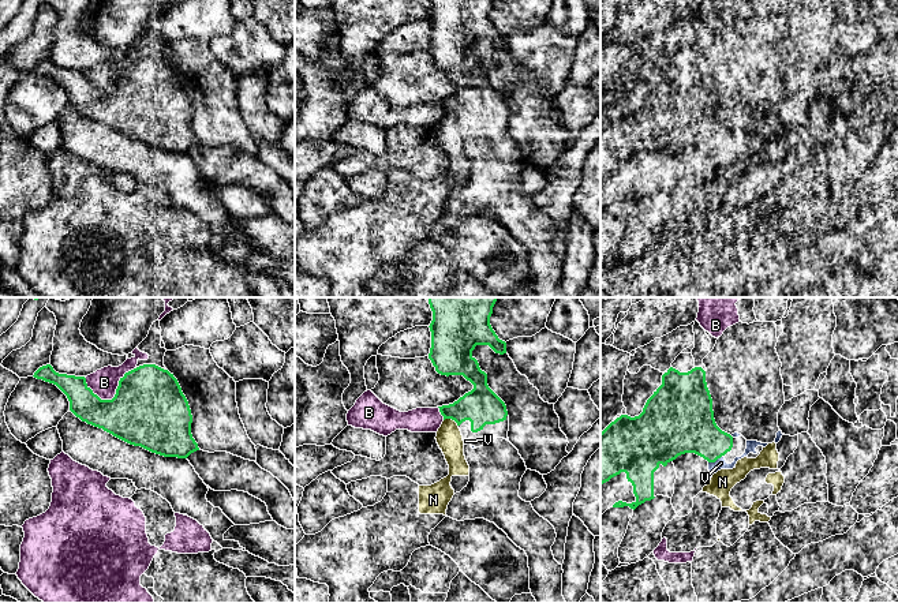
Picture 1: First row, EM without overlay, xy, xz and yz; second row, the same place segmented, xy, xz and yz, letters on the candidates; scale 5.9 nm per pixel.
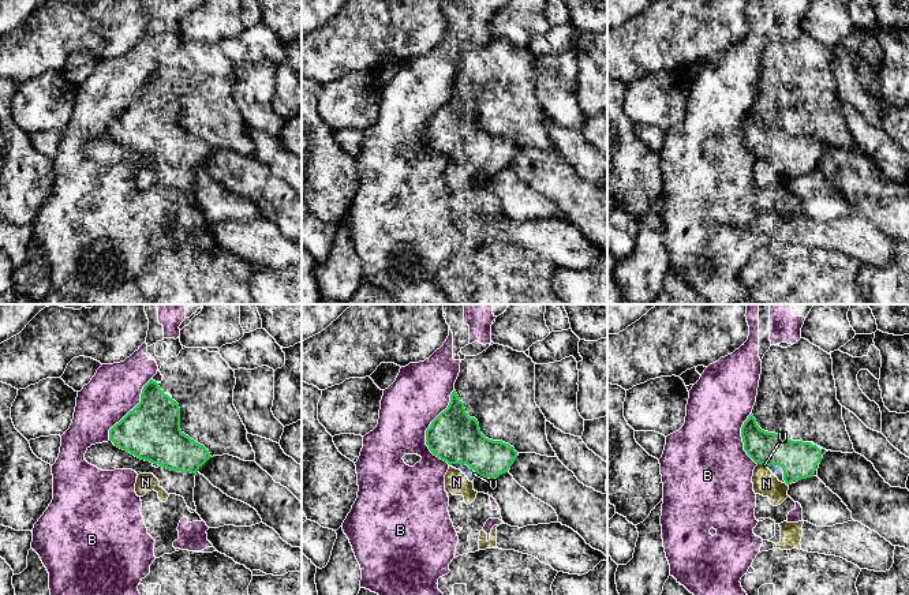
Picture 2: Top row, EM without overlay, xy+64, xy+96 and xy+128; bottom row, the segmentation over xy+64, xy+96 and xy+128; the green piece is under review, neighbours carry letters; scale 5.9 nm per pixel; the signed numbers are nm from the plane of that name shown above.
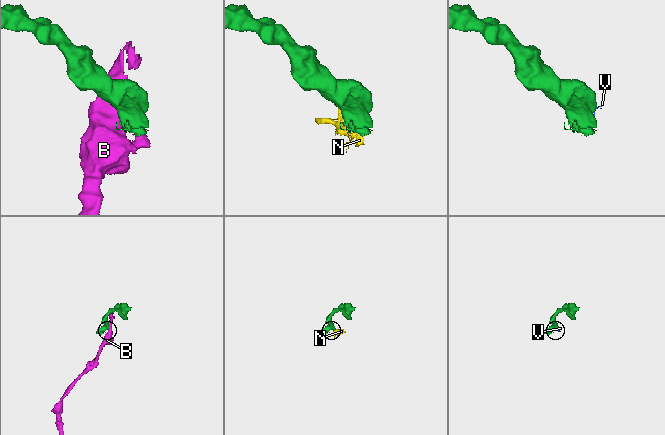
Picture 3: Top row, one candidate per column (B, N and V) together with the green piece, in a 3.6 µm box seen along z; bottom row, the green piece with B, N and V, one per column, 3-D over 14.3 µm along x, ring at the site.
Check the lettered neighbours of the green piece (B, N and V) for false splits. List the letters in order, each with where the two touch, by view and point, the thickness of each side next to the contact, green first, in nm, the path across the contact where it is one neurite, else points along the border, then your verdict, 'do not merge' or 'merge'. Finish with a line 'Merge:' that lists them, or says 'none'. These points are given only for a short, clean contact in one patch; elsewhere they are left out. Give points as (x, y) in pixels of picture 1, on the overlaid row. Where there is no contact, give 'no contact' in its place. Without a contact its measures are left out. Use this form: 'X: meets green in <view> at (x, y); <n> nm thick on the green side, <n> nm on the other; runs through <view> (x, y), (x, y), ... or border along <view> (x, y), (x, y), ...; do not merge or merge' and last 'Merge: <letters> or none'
B: meets green in xy at (113, 397); 440 nm thick on the green side, 160 nm on the other; do not merge
N: meets green in xz at (452, 419); 220 nm thick on the green side, 150 nm on the other; do not merge
V: meets green in yz at (715, 460); 300 nm thick on the green side, 70 nm on the other; merge
Merge: V

